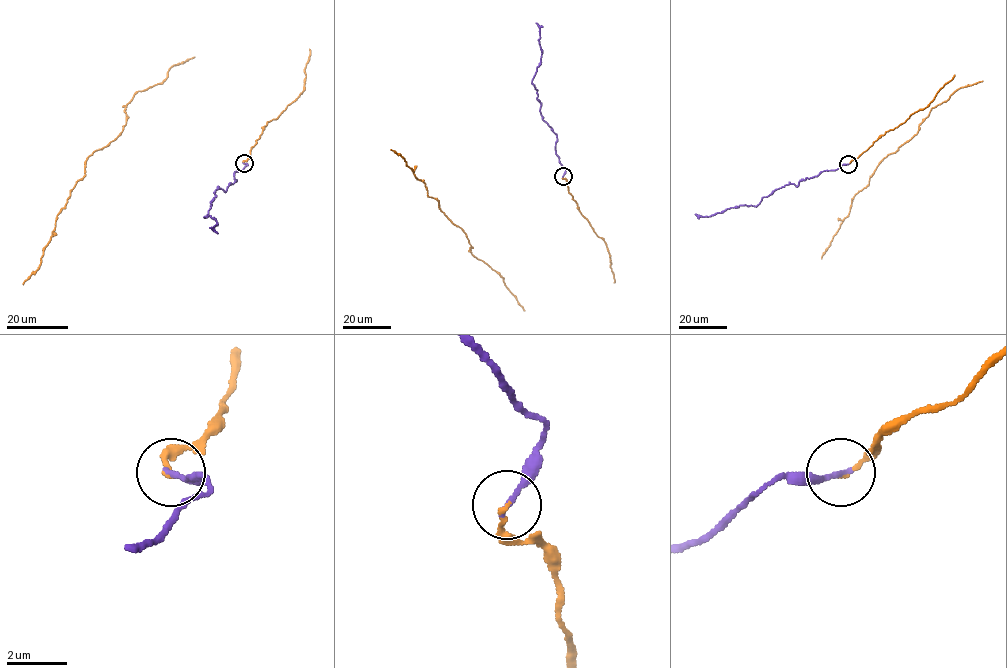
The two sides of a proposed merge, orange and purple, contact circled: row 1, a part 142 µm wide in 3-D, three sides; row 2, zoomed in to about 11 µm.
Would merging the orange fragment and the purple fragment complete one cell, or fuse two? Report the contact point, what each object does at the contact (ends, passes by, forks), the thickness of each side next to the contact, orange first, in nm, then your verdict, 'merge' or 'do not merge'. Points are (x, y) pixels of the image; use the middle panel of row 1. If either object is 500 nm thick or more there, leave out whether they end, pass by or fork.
at (563, 176); orange ends there; purple ends there; 110 nm thick on the orange side, 180 nm on the other; merge

